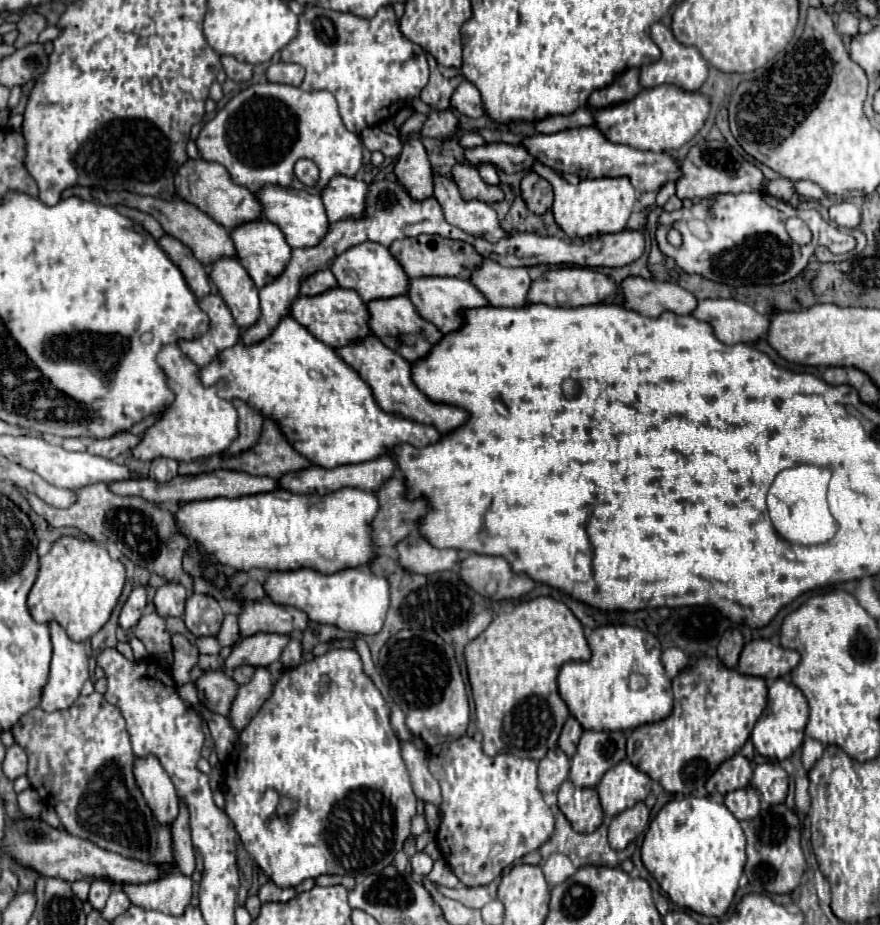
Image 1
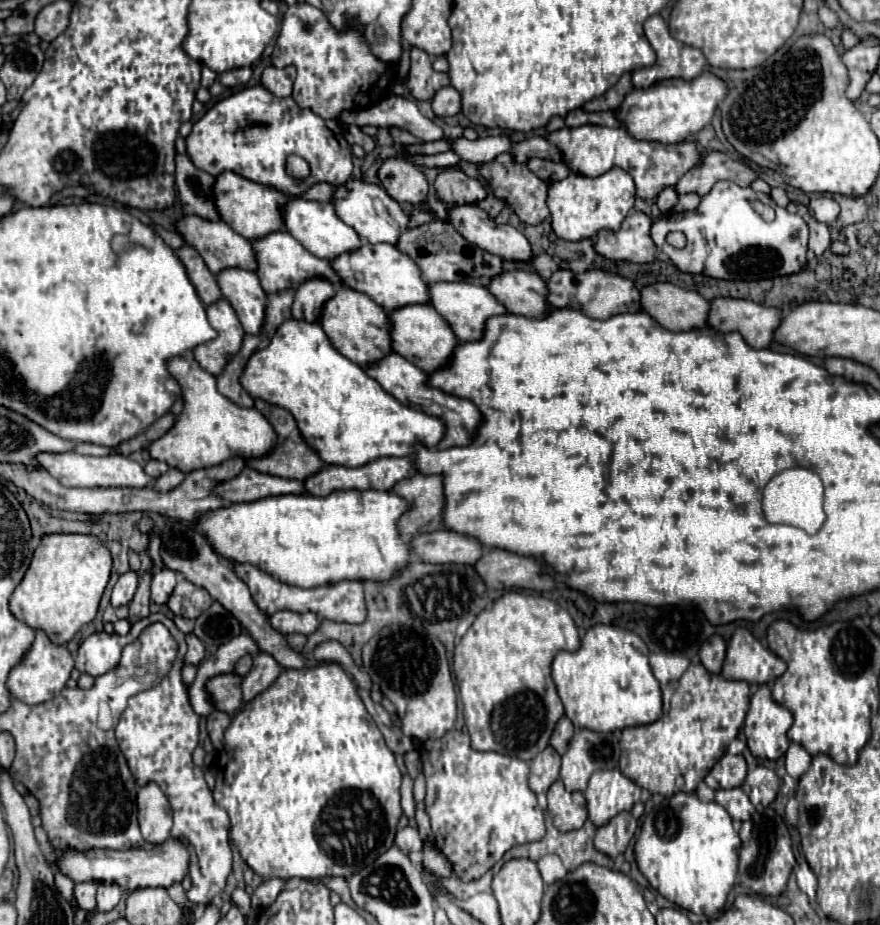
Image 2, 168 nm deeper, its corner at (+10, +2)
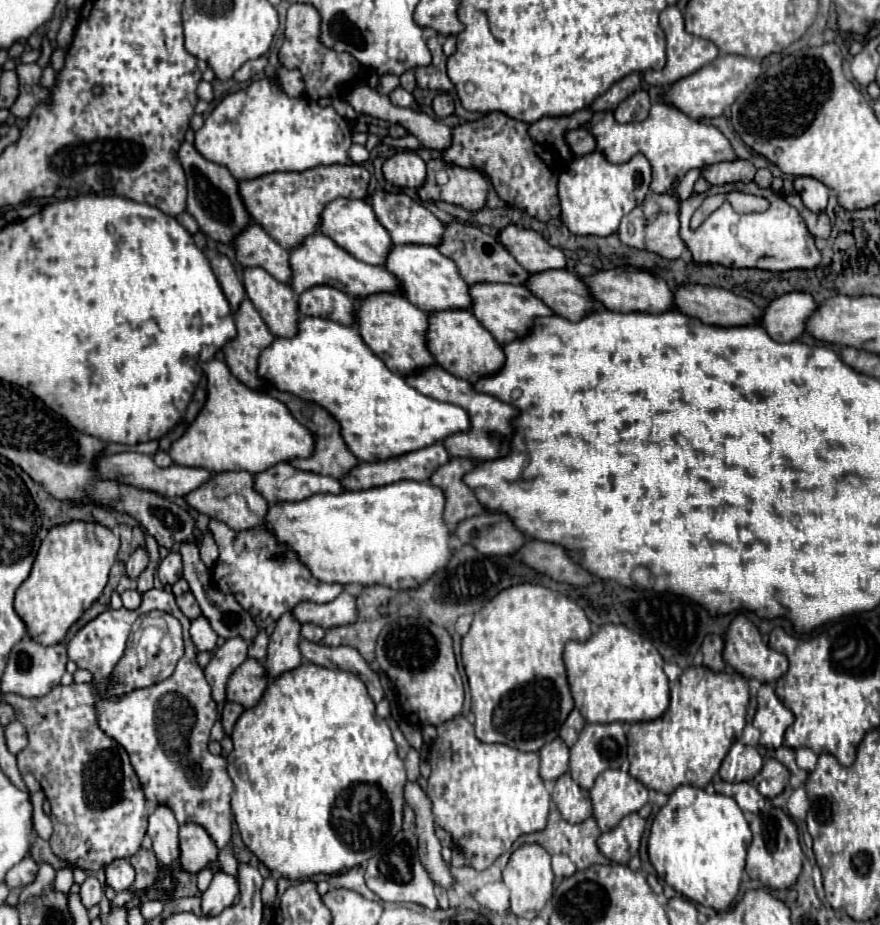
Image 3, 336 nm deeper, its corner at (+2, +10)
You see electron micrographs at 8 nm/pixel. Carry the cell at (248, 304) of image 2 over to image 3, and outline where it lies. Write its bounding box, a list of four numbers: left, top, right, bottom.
[244,267,298,337]

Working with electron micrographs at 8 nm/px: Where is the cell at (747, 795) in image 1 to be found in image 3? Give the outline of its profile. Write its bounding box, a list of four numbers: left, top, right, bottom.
[714,781,764,813]

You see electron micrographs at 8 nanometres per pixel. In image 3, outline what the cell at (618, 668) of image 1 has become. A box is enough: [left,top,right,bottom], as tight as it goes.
[564,625,670,723]

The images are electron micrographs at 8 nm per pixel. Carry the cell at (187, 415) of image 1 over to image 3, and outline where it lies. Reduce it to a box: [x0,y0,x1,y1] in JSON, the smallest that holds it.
[170,359,314,475]

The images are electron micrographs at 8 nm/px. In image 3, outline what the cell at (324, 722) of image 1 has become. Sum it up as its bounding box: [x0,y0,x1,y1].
[226,663,406,881]

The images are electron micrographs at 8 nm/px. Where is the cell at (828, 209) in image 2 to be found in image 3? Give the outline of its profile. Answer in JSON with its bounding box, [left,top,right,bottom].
[794,177,828,213]

